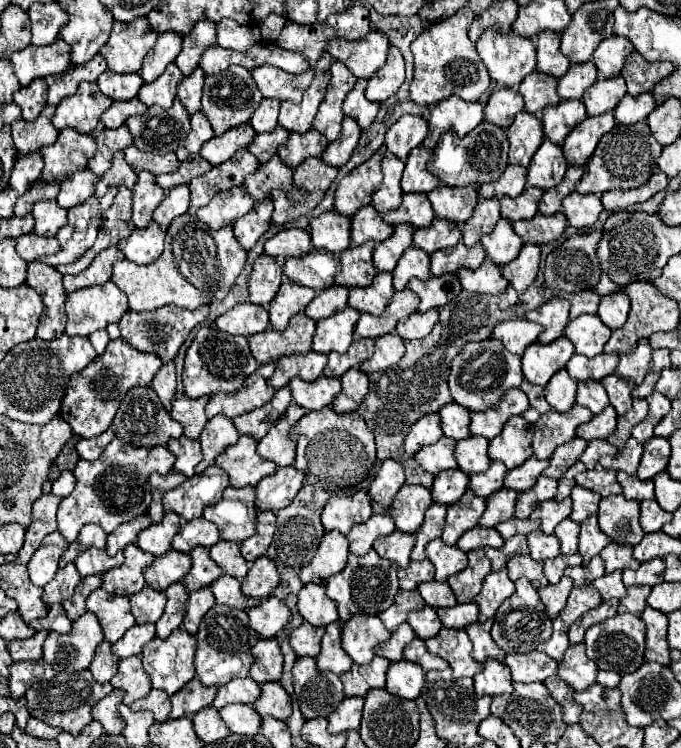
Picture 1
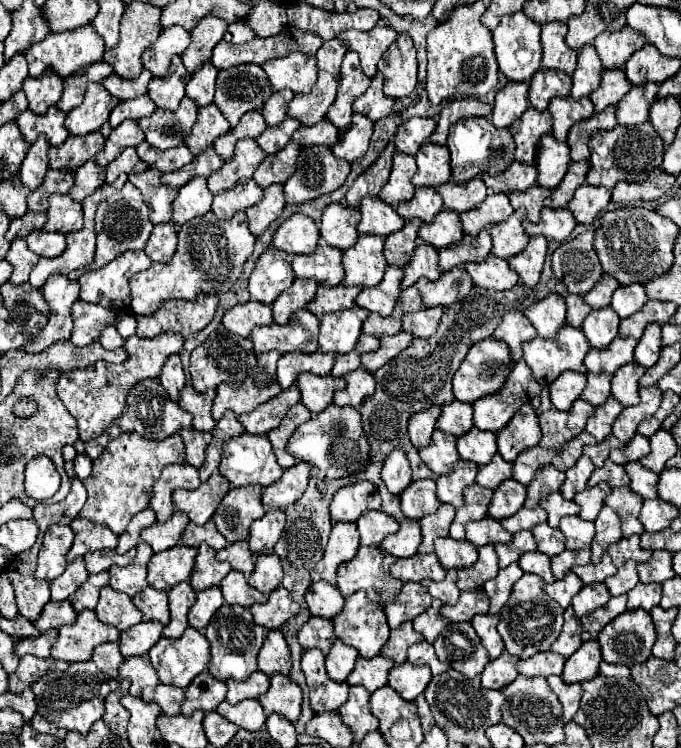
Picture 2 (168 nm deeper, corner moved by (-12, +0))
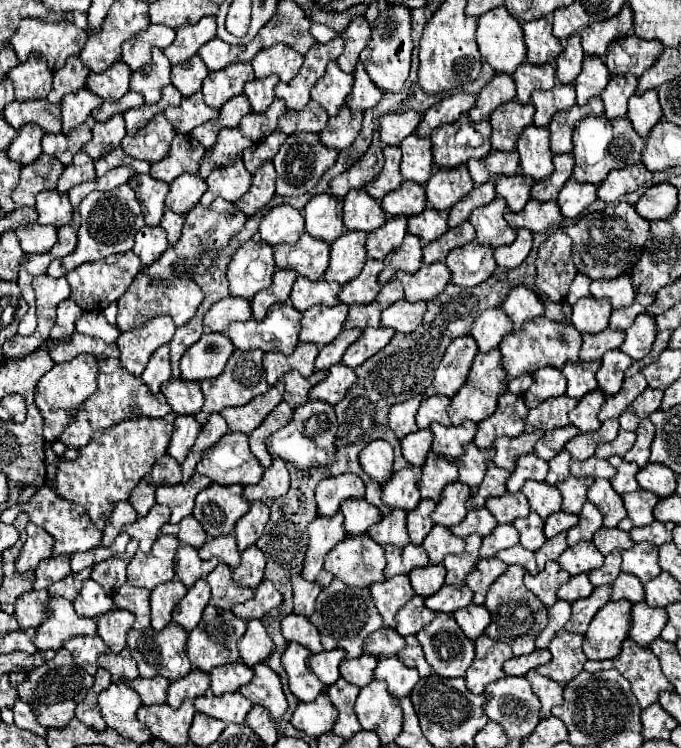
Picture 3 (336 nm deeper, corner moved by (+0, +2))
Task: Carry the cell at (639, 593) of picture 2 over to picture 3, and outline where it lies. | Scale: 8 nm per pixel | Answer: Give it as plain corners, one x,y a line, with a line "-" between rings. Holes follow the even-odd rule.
622,572
612,584
612,596
610,598
612,600
622,600
624,598
624,600
630,600
632,604
642,602
644,600
644,586
636,576

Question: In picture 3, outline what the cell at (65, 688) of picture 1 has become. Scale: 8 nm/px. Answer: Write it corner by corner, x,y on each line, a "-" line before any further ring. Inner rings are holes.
60,648
56,656
46,664
42,664
40,668
30,672
12,672
10,684
16,686
20,700
24,700
32,708
36,720
42,726
64,728
76,716
76,706
80,704
80,700
84,700
84,696
92,688
94,678
88,672
84,672
64,648

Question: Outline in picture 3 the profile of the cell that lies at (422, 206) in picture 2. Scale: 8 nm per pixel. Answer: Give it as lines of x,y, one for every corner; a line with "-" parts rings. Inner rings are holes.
404,182
400,190
388,192
382,200
382,208
390,216
412,216
426,208
424,188
416,182

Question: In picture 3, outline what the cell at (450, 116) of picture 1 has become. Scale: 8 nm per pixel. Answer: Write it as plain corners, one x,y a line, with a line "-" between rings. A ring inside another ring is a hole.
460,92
460,94
452,94
448,98
444,98
442,102
434,104
430,110
426,110
416,134
426,138
432,134
434,128
442,126
442,124
448,124
448,122
454,122
458,120
462,114
466,114
468,110
472,110
476,104
476,98
466,94
466,92

